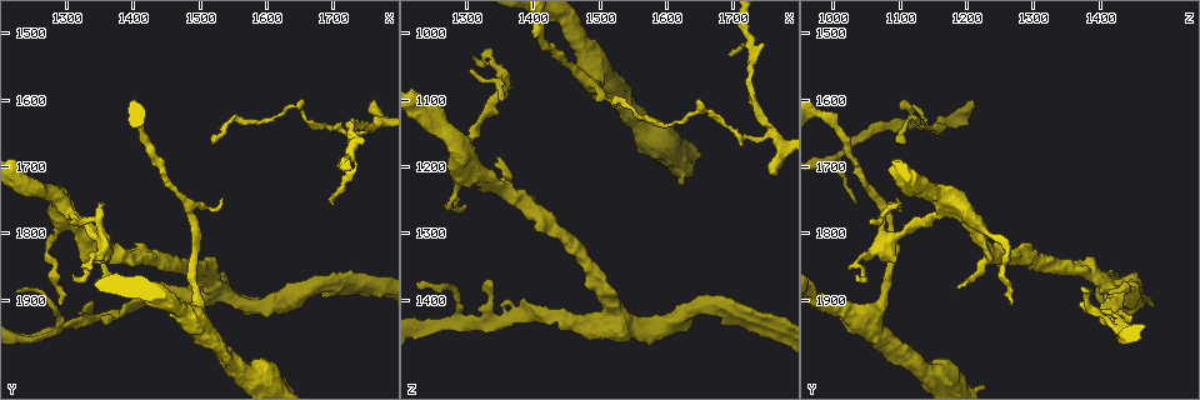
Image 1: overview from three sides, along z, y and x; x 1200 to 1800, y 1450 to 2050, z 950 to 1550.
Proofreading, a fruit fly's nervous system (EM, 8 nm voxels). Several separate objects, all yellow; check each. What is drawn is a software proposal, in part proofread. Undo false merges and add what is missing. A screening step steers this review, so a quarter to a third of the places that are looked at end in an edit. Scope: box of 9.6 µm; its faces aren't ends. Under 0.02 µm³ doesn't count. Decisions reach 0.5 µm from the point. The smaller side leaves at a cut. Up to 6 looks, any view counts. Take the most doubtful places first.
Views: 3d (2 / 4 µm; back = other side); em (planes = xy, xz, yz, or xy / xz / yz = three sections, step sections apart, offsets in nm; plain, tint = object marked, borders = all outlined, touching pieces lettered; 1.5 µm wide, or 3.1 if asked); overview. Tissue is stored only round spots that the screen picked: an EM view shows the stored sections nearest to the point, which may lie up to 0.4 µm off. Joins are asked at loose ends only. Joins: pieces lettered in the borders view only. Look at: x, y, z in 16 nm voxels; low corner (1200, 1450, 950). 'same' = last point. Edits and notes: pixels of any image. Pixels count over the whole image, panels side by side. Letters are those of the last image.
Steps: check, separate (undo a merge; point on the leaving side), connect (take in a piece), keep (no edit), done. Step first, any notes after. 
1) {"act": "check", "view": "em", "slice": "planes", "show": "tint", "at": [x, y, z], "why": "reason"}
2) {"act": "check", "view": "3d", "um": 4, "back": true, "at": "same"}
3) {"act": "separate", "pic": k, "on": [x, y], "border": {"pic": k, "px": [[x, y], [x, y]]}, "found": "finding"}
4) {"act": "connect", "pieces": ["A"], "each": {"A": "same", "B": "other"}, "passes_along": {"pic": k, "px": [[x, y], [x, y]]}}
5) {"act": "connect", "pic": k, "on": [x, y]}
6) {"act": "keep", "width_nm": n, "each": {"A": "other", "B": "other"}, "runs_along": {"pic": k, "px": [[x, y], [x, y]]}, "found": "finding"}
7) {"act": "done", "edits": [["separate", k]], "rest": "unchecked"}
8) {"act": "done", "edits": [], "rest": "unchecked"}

{"act": "check", "view": "3d", "um": 2, "at": [1760, 1600, 1205], "why": "an open end"}

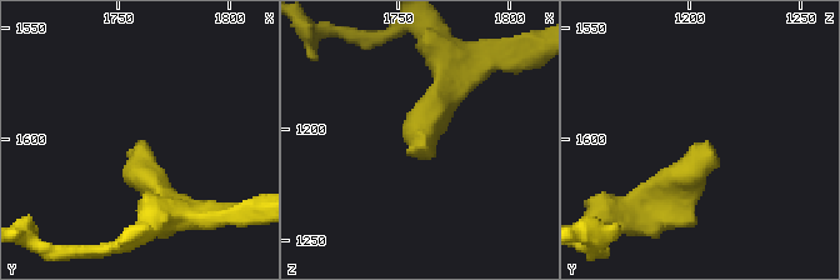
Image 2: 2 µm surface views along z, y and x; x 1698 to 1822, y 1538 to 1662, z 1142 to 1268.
{"act": "check", "view": "em", "slice": "xz", "step": 4, "show": "borders", "at": [1763, 1601, 1209], "why": "need the tissue"}

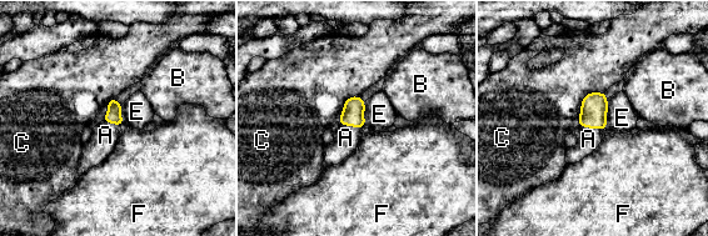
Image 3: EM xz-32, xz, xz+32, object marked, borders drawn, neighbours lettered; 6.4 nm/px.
{"act": "connect", "pieces": ["A"], "each": {"A": "same", "B": "other", "C": "other", "E": "other", "F": "other"}, "passes_along": {"pic": 3, "px": [[353, 110], [352, 126], [345, 137]]}, "found": "it goes on there"}

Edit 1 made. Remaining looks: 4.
{"act": "check", "view": "em", "slice": "planes", "show": "tint", "at": [1295, 1755, 1175], "why": "abrupt turn"}

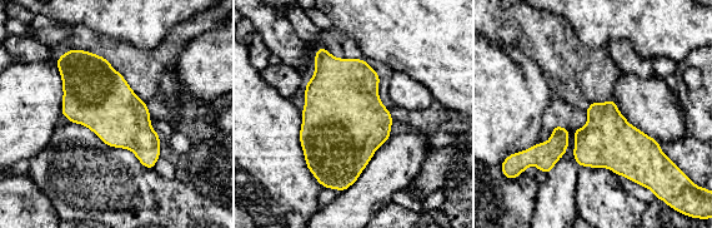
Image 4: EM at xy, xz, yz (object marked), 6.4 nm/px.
{"act": "check", "view": "em", "slice": "planes", "show": "borders", "at": "same", "why": "what lies round it"}

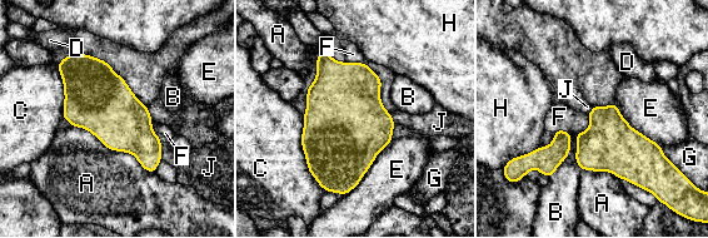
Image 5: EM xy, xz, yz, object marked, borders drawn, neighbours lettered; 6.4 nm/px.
{"act": "keep", "each": {"A": "other", "B": "other", "C": "other", "D": "other", "E": "other", "F": "other", "G": "other", "H": "other", "J": "other"}, "border": {"pic": 5, "px": [[70, 124], [154, 172]]}, "found": "one neuron here"}

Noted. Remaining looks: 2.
{"act": "check", "view": "em", "slice": "planes", "show": "borders", "at": [1385, 1925, 1400], "why": "branch stops here"}

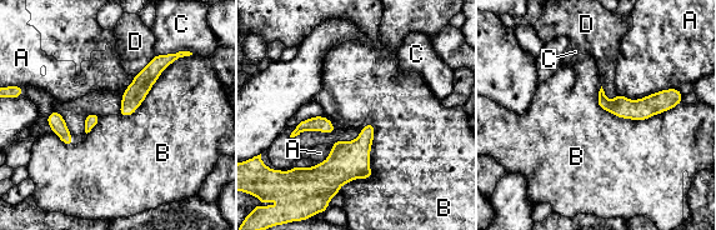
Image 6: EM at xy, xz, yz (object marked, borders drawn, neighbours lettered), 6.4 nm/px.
{"act": "keep", "each": {"A": "other", "B": "other", "C": "other", "D": "other"}, "found": "no lettered piece goes on from it"}

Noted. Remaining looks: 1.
{"act": "done", "edits": [["connect", 3]], "rest": "unchecked"}

